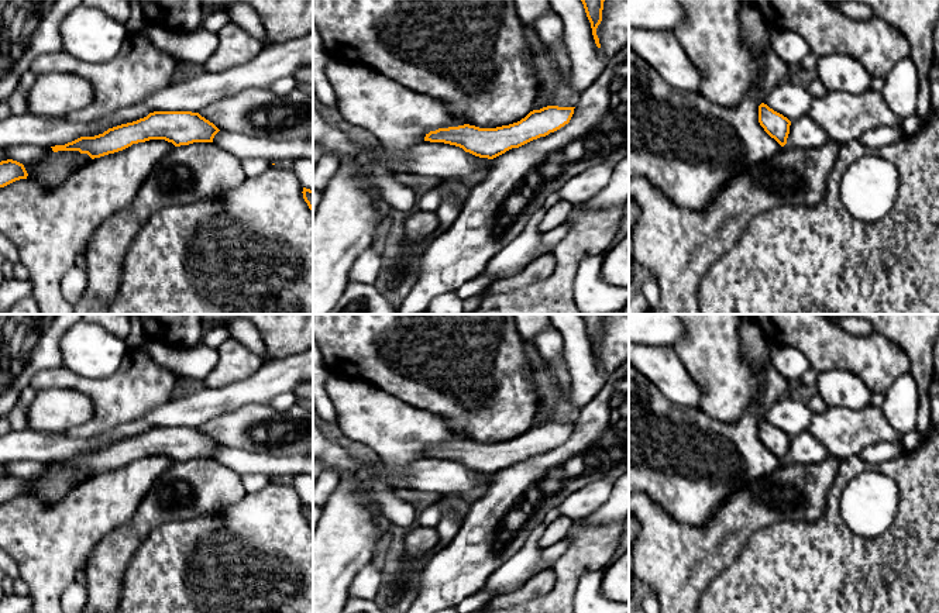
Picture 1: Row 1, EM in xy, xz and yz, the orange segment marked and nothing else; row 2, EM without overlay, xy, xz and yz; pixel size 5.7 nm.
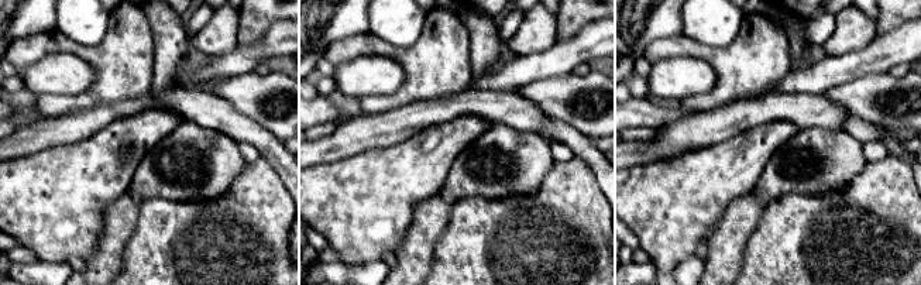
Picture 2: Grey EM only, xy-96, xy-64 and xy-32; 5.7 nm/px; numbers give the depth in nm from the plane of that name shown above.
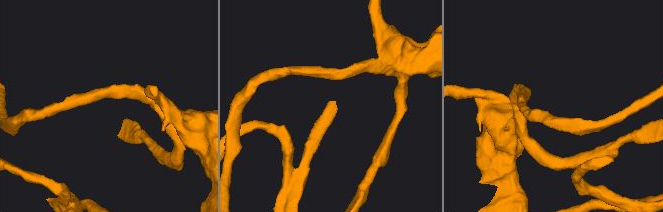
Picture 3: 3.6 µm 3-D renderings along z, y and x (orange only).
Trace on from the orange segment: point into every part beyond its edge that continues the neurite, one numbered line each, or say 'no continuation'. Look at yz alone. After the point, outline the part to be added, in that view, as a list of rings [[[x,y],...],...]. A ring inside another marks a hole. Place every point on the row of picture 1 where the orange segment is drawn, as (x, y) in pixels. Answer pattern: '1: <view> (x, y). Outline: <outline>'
1: yz (687, 147). Outline: [[[629,48],[629,180],[642,176],[678,207],[706,211],[735,173],[773,158],[782,148],[760,125],[760,104],[756,85],[735,107],[716,106],[701,93],[674,89]]]

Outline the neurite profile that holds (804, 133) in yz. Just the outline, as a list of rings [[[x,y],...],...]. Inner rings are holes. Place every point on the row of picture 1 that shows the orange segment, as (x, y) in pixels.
[[[805,116],[791,123],[785,145],[809,149],[829,141],[828,134],[811,117]]]

